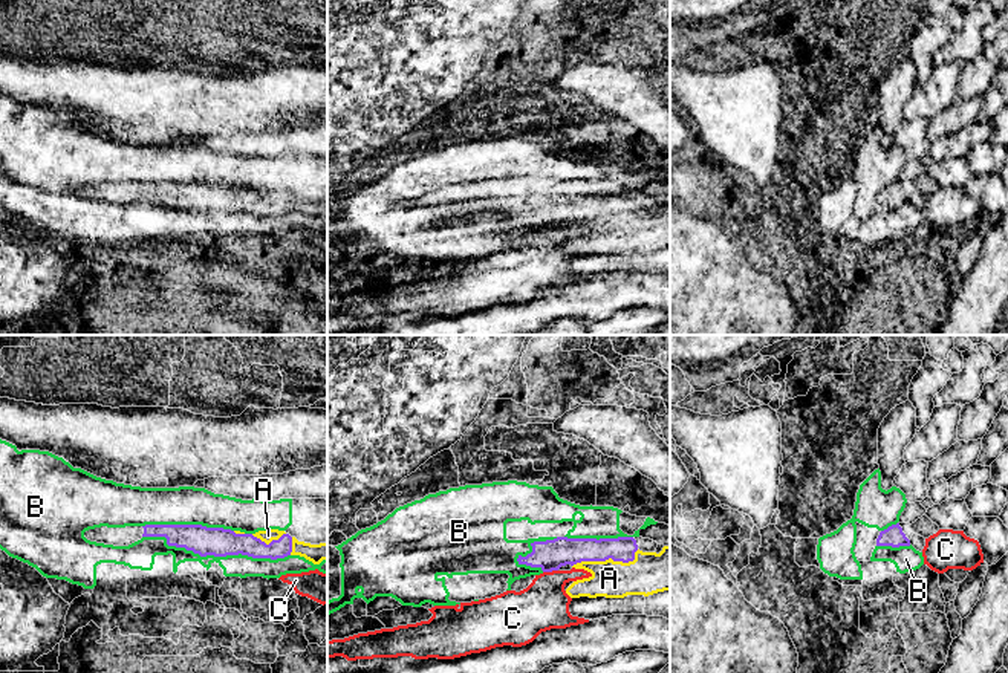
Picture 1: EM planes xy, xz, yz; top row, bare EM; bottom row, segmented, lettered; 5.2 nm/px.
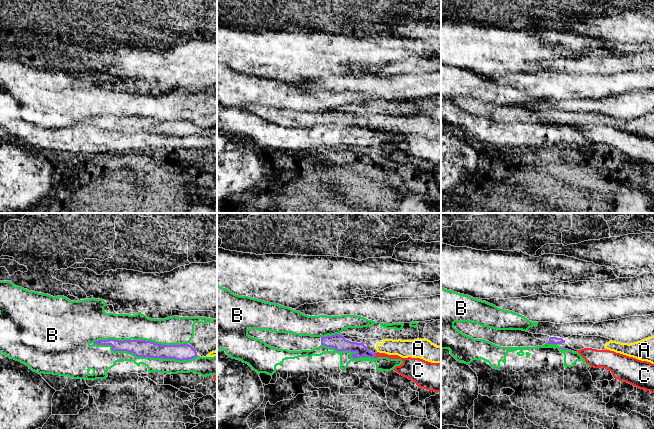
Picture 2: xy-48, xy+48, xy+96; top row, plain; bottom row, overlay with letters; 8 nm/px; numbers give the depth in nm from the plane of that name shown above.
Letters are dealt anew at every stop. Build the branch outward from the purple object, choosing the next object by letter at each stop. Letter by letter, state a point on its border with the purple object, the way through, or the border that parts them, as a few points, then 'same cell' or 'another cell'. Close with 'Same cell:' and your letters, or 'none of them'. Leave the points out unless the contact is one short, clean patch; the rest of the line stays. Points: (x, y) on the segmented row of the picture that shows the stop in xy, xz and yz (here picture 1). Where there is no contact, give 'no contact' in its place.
A: xz (608, 559) | across xz (562, 551), (608, 559), (620, 569), (650, 572) | same cell
B: xy (214, 555) | another cell
C: xz (549, 571) | along xz (557, 569), (543, 572) | another cell
Same cell: A

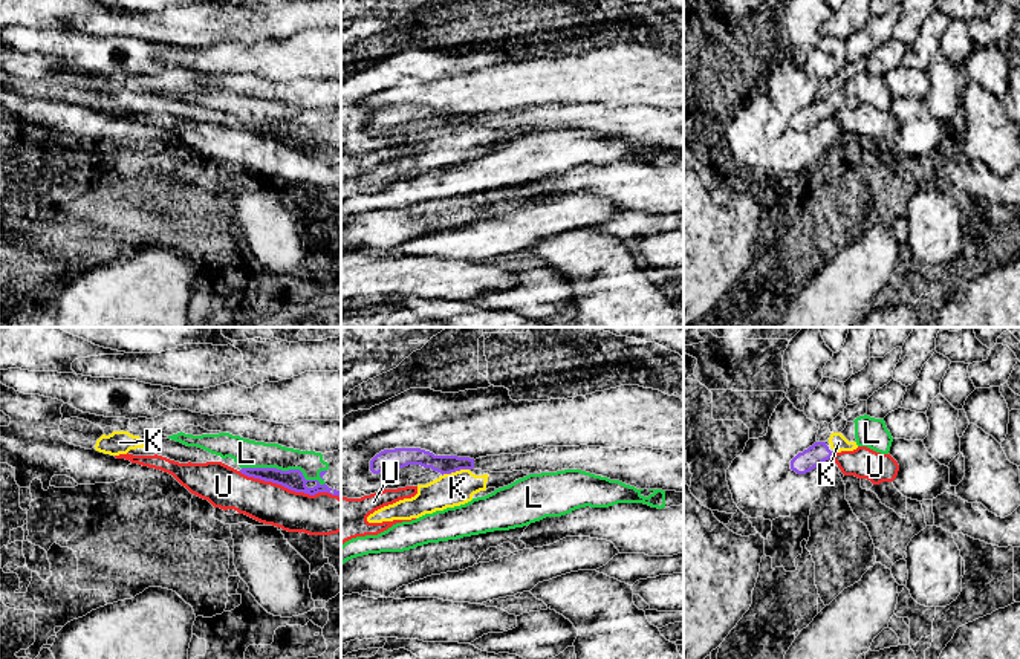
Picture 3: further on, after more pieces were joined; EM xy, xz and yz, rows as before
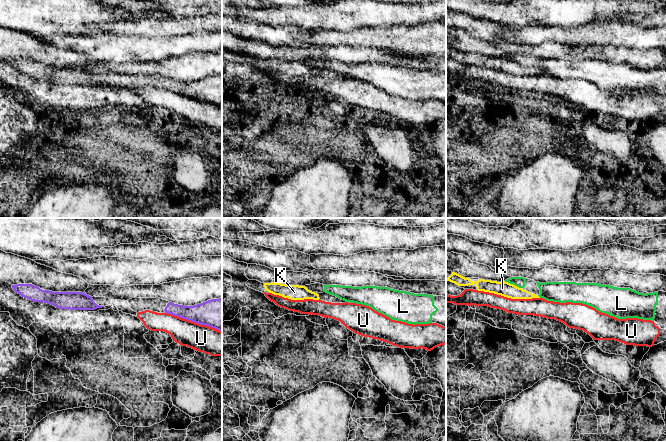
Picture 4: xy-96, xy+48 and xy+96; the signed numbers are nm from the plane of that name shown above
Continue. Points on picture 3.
K: xz (454, 471) | across xz (410, 456), (448, 465), (454, 471), (458, 488) | same cell
L: xy (285, 471) | along xy (242, 467), (298, 470), (306, 479), (317, 479), (324, 483) | another cell
U: xy (289, 488) | another cell
Same cell: K

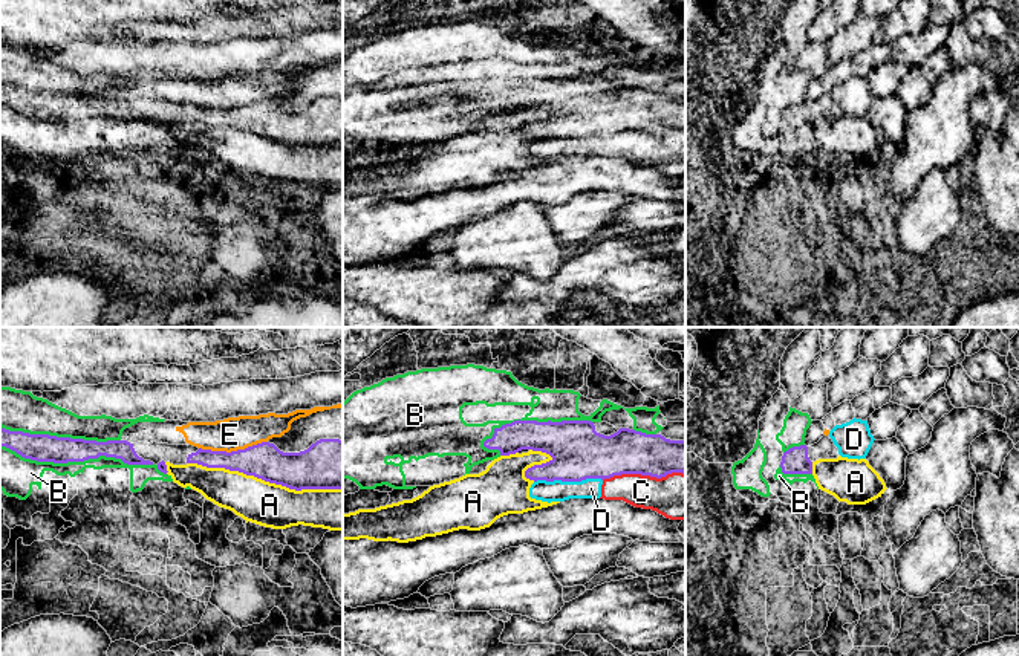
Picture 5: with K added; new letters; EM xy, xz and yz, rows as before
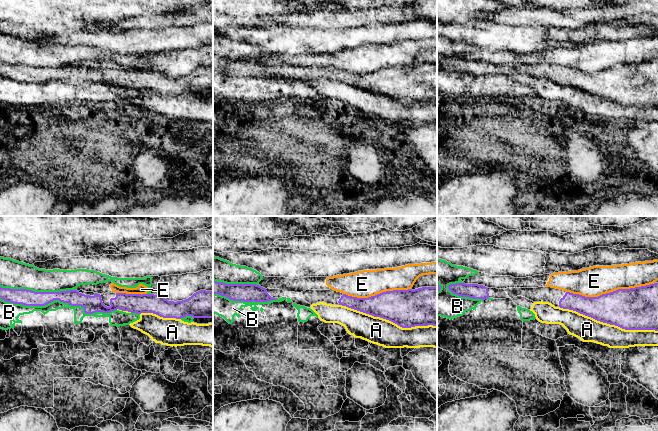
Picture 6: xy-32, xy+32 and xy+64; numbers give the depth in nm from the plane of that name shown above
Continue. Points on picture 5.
A: xy (265, 480) | another cell
B: xy (77, 461) | another cell
C: xz (643, 474) | another cell
D: xz (568, 480) | another cell
E: xy (233, 451) | another cell
Same cell: none of them

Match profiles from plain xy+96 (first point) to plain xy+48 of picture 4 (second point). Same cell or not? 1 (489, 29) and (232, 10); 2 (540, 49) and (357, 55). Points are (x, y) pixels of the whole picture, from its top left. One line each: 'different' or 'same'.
1: different
2: same

